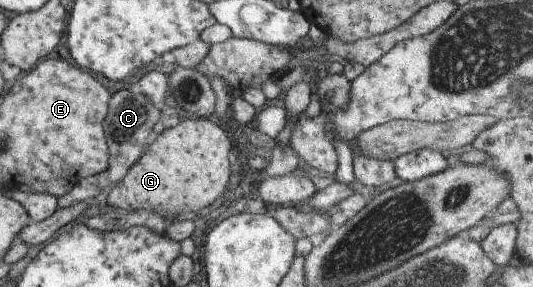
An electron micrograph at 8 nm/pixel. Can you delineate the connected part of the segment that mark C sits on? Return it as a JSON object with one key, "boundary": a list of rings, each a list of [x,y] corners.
{"boundary":[[[136,88],[129,91],[117,91],[110,95],[108,99],[107,113],[105,114],[102,128],[108,147],[107,167],[99,173],[89,177],[72,182],[72,187],[60,198],[57,198],[59,207],[70,206],[79,202],[88,203],[93,197],[97,197],[103,187],[109,187],[111,183],[118,182],[127,170],[137,161],[143,145],[149,143],[156,136],[152,132],[152,127],[159,119],[159,108],[154,106],[141,92]]]}

